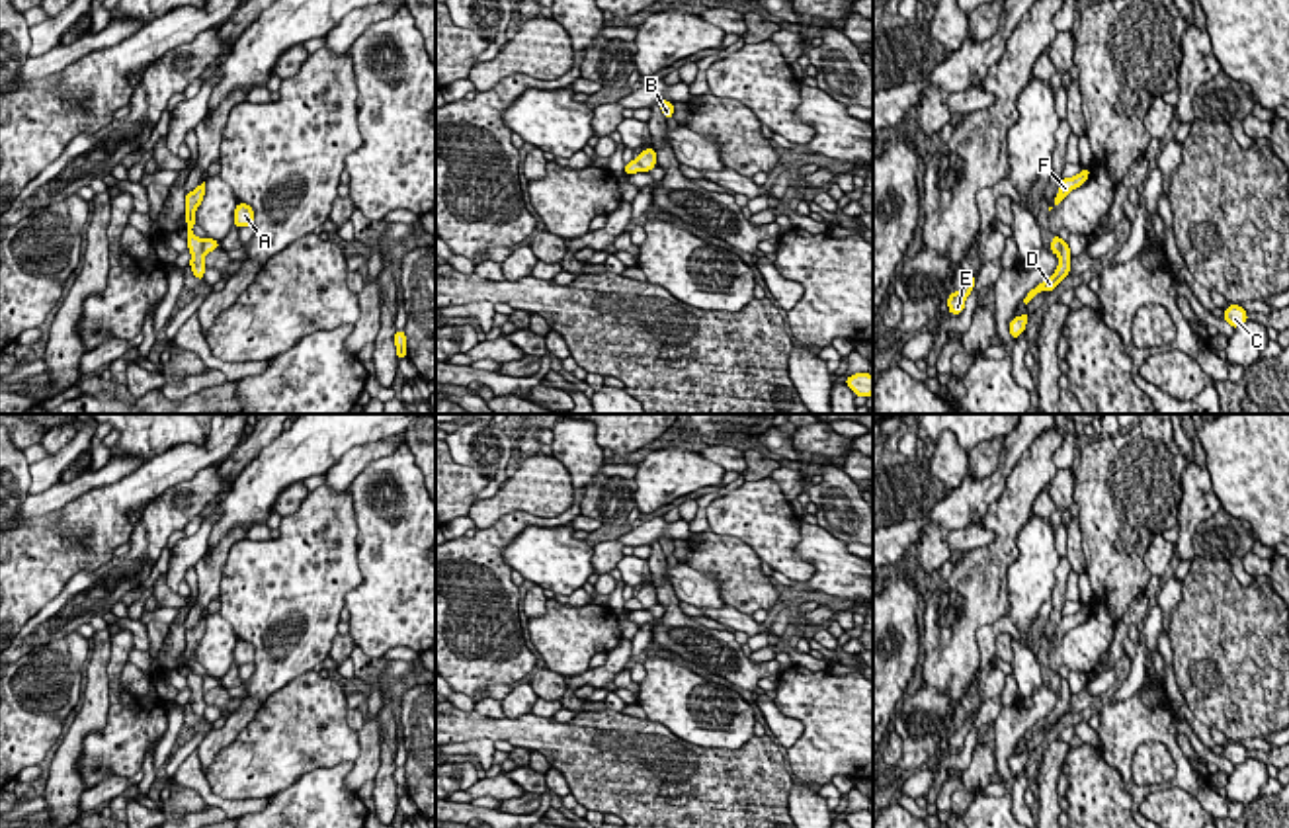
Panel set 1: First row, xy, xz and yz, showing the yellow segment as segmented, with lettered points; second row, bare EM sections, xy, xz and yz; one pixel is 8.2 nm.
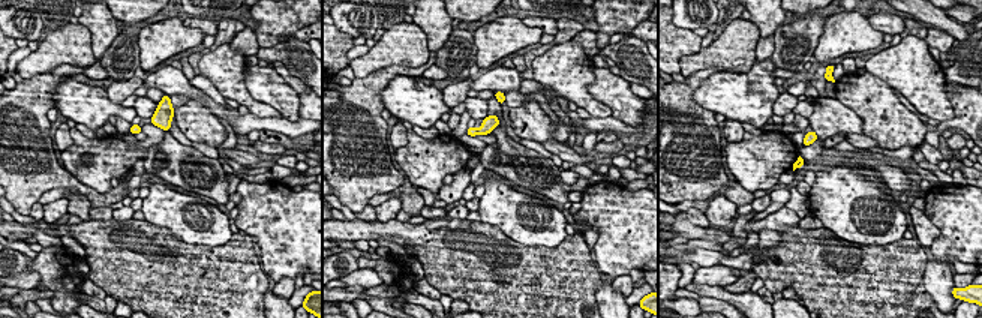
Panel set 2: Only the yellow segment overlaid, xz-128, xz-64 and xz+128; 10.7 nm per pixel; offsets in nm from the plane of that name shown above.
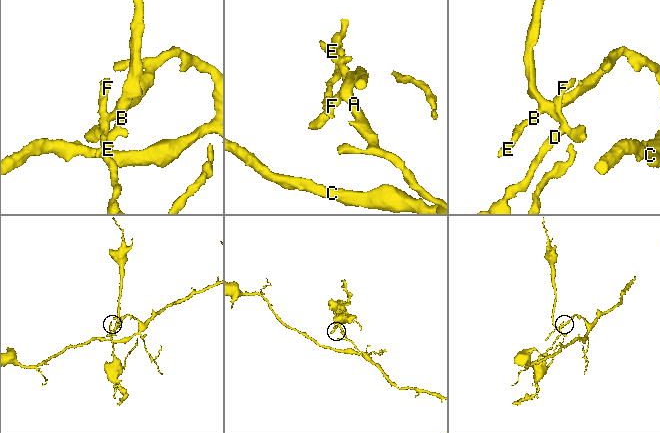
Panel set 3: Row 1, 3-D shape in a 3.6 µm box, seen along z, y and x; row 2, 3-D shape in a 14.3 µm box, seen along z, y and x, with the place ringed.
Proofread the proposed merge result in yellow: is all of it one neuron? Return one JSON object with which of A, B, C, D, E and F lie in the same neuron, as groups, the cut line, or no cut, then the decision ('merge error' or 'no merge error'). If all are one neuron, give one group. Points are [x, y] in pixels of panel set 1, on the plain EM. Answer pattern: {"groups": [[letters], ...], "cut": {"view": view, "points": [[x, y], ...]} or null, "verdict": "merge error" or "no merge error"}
{"groups": [["A", "B", "C", "E"], ["D", "F"]], "cut": {"view": "yz", "points": [[1061, 678], [1057, 692]]}, "verdict": "merge error"}

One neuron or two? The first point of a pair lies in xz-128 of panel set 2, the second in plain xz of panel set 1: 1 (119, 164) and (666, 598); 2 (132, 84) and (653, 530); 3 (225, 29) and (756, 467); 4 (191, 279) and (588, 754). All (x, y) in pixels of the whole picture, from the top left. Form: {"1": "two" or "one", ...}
{"1": "two", "2": "two", "3": "one", "4": "one"}

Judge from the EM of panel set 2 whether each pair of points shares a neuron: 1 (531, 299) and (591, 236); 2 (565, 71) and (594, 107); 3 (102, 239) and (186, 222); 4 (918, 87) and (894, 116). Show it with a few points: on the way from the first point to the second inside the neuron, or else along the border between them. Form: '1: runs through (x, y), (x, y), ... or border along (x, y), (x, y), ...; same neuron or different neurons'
1: border along (579, 233), (589, 246); different neurons
2: runs through (570, 80), (585, 99); same neuron
3: border along (144, 218), (167, 227), (188, 243), (197, 243); different neurons
4: border along (867, 71), (894, 89); different neurons

